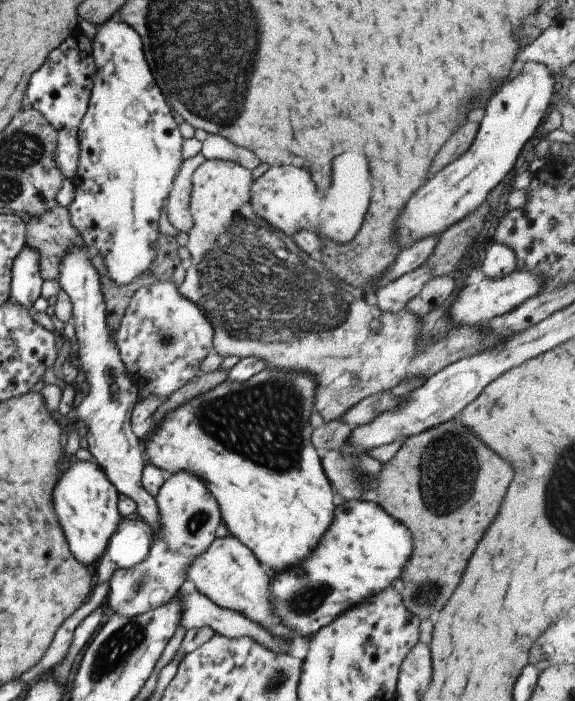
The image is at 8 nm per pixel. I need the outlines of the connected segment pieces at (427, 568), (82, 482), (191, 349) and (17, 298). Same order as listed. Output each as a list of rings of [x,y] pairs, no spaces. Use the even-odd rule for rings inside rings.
[[[457,418],[408,437],[400,450],[382,466],[373,499],[414,536],[412,556],[400,576],[404,585],[400,595],[404,606],[420,620],[440,612],[454,588],[460,584],[478,540],[500,510],[502,498],[512,482],[512,474],[512,466],[462,426]],[[474,452],[478,456],[480,470]],[[468,496],[470,502],[464,504]],[[460,504],[464,504],[464,514]]]
[[[73,458],[68,468],[54,487],[54,512],[72,554],[76,560],[88,566],[104,556],[110,538],[123,520],[118,508],[119,492],[94,462],[82,462]]]
[[[156,281],[154,284],[143,286],[132,296],[114,340],[128,376],[139,388],[138,402],[150,396],[164,400],[169,399],[176,390],[200,374],[200,364],[213,350],[214,328],[202,310],[180,294],[176,284]]]
[[[24,246],[14,260],[11,272],[10,300],[28,311],[33,311],[34,303],[41,297],[43,284],[39,272],[39,255]]]

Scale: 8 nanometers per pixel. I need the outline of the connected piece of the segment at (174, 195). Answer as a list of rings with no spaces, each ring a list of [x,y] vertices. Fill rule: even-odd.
[[[200,152],[183,162],[178,176],[174,179],[172,190],[169,192],[166,214],[178,232],[190,232],[190,228],[194,226],[189,204],[193,188],[192,176],[205,159],[204,154]]]

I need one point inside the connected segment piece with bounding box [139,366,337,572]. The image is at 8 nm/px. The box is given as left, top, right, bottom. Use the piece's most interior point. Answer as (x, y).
(250, 442)

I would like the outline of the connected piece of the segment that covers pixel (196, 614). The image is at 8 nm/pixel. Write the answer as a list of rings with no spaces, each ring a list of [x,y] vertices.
[[[200,591],[190,592],[189,594],[184,594],[184,592],[179,592],[177,594],[178,600],[180,600],[180,610],[182,610],[182,620],[180,620],[180,625],[184,626],[186,630],[190,628],[202,628],[202,626],[210,626],[214,630],[216,635],[222,635],[228,637],[229,639],[237,638],[252,638],[256,640],[258,644],[262,644],[264,648],[272,650],[276,654],[288,654],[290,649],[290,642],[284,640],[284,638],[276,638],[274,634],[270,634],[268,630],[264,630],[264,626],[260,626],[257,622],[254,622],[252,618],[246,618],[244,614],[236,612],[236,610],[230,610],[230,608],[222,608],[218,606],[216,602],[212,602],[208,596],[204,596]]]

